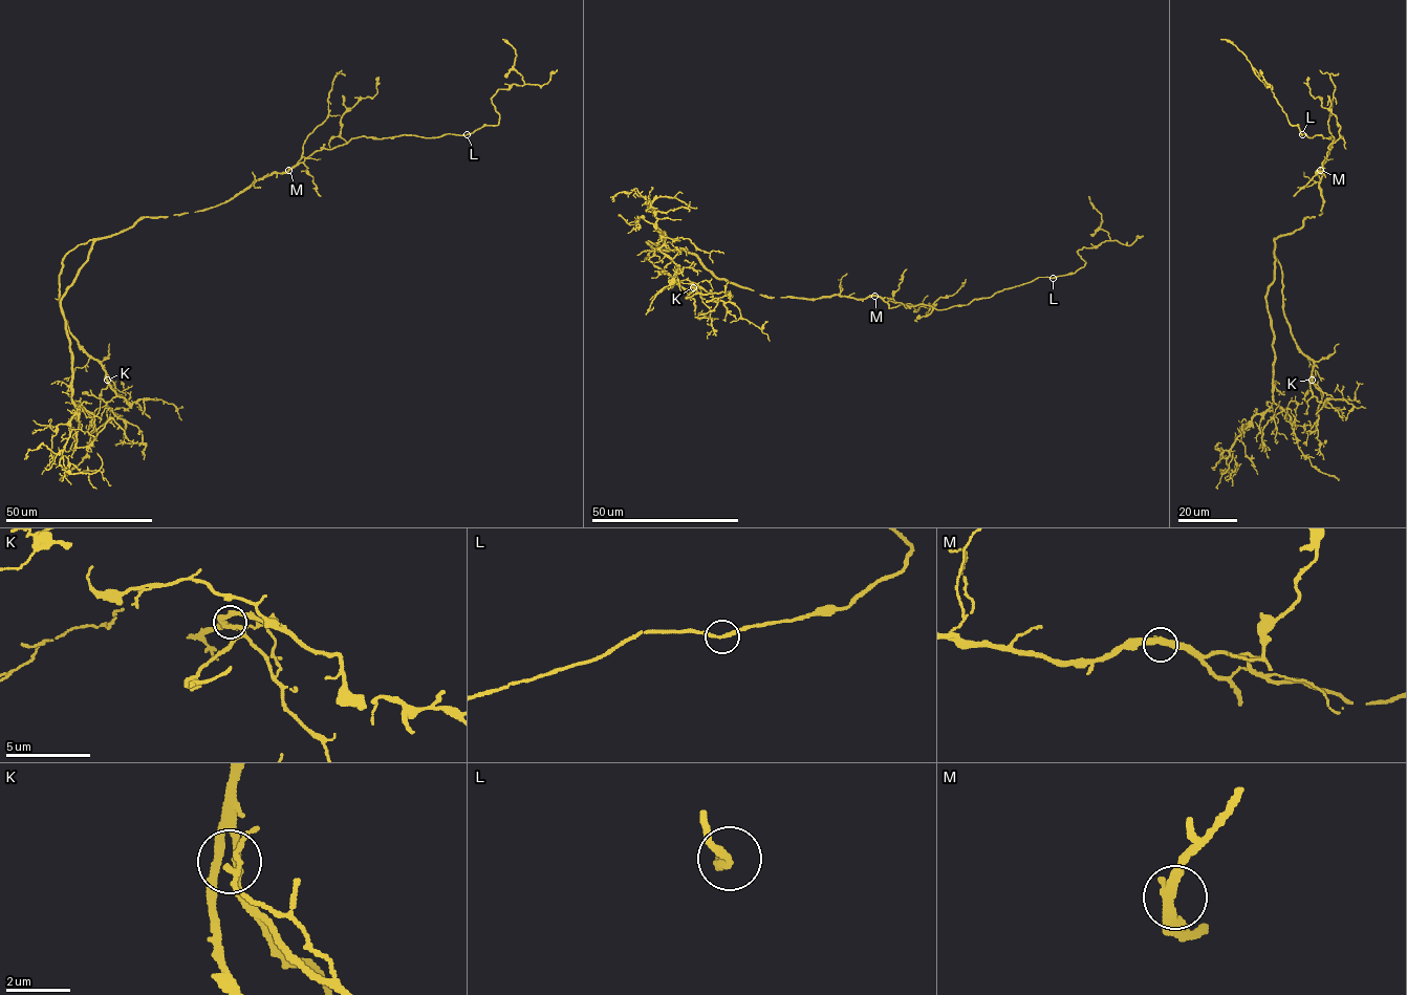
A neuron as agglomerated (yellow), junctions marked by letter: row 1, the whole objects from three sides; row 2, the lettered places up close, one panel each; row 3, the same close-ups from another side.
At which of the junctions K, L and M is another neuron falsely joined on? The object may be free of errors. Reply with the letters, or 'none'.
none

